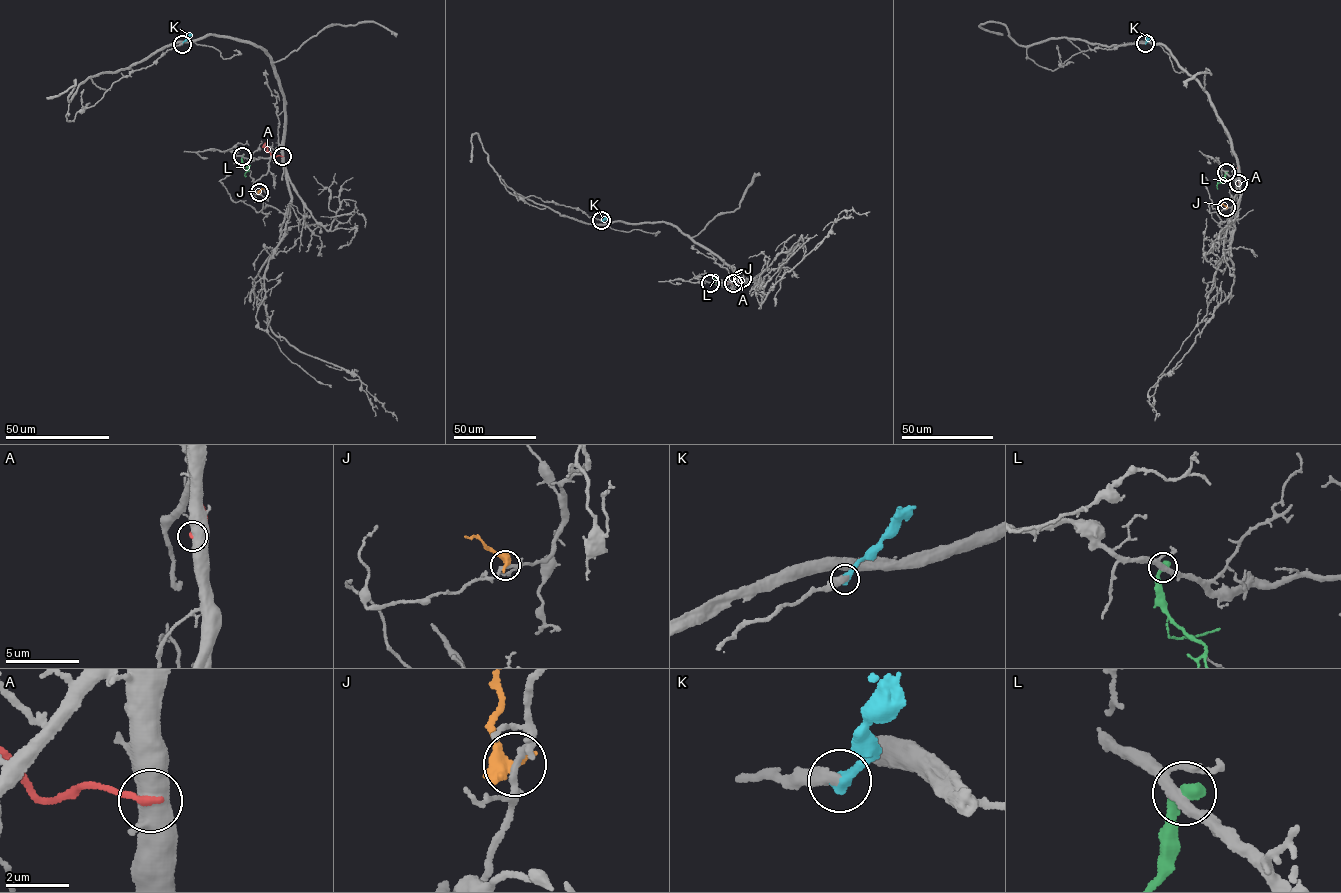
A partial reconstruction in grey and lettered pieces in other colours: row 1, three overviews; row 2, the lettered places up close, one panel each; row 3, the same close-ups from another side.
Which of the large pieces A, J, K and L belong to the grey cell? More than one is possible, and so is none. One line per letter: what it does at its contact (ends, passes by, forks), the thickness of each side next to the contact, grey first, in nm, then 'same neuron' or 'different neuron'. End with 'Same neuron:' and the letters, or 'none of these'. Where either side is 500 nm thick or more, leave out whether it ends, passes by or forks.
A: 550/240 nm | different neuron
J: 180/550 nm | different neuron
K: it ends | 440/440 nm | same neuron
L: 280/550 nm | different neuron
Same neuron: K

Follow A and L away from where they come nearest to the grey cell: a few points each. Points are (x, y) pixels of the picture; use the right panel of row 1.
A: (1238, 183), (1237, 167)
L: (1226, 172), (1217, 183), (1217, 189)

